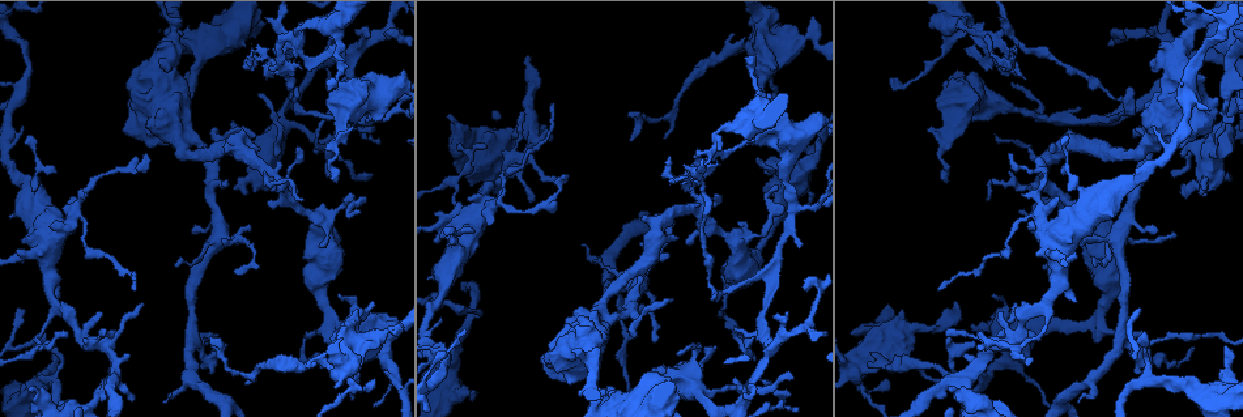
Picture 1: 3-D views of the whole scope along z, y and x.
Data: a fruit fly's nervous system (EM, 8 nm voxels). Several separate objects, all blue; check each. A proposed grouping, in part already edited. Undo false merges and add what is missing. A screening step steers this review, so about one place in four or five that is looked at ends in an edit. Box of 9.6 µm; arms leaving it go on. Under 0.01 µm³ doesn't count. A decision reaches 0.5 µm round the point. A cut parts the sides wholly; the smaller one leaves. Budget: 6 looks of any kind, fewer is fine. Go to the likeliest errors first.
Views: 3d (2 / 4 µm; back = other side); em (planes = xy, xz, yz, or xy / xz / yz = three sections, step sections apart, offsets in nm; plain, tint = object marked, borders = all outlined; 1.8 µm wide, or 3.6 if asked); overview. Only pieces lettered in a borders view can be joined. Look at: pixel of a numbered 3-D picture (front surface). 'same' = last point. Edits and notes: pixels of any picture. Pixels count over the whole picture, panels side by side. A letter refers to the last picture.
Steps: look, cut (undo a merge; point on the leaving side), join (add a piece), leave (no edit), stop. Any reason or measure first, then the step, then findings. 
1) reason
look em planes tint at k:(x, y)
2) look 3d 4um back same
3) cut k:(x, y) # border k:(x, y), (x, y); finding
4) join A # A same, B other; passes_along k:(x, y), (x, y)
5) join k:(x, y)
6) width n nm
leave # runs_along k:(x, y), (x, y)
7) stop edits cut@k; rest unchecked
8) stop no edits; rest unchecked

thin neck
look em 3.6um planes borders at 1:(861, 389)

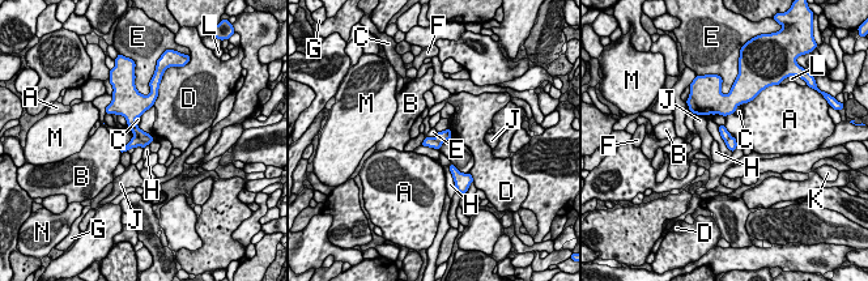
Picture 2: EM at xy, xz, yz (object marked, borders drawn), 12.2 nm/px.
width 130 nm
cut 2:(136, 131) # A other, B other, C other, D other, E other, F other, G other, H other, J other, K other, L other, M other, N other; border 2:(135, 135), (148, 144); two neurons meet here

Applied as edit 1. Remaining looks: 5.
narrows sharply
look em planes borders at 1:(699, 181)

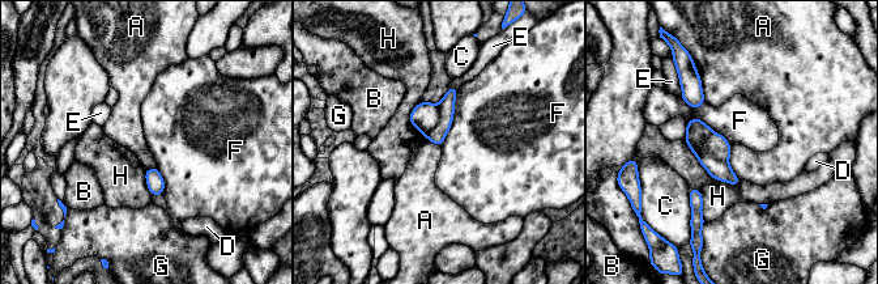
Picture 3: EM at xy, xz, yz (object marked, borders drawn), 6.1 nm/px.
longest_contact F 360 nm
cut 3:(697, 132) # A other, B other, C other, D other, E other, F other, G other, H other; part_leaving 3:(695, 121), (702, 153), (734, 181); a second neuron is stuck on

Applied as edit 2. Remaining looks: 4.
look overview

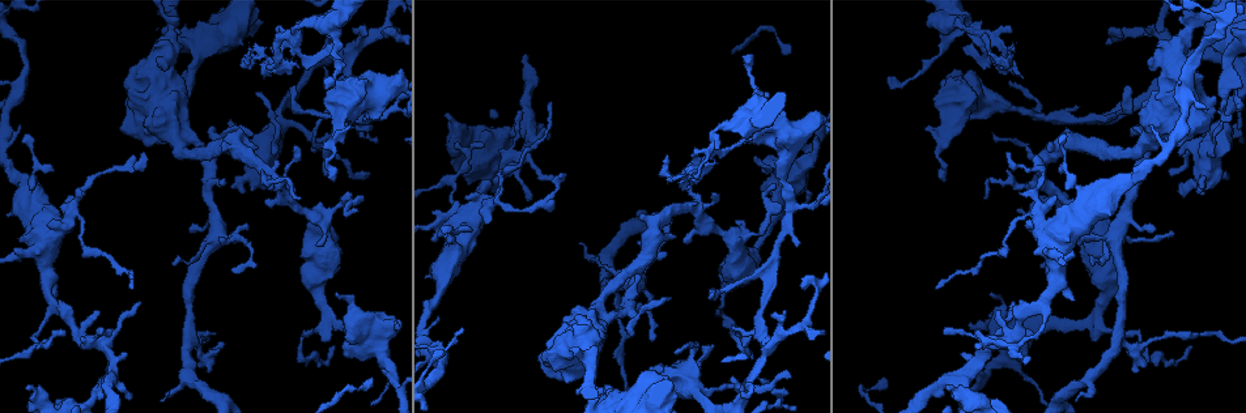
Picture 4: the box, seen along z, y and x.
sharp bend
look em 3.6um planes borders at 4:(1035, 215)

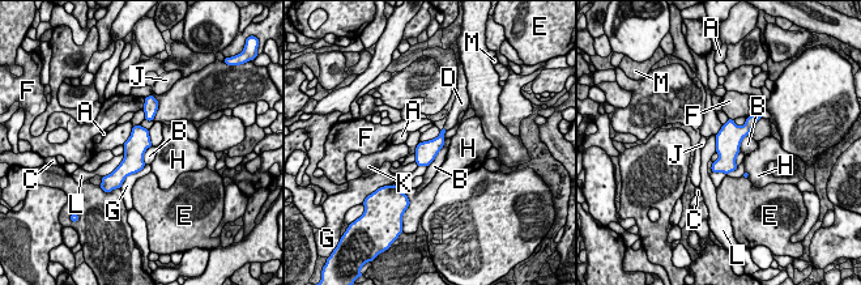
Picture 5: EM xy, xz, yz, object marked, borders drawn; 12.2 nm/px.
leave # A other, B other, C other, D other, E other, F other, G other, H other, J other, K other, L other, M other; one neuron here

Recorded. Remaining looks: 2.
stop edits cut@2, cut@3; rest unchecked

